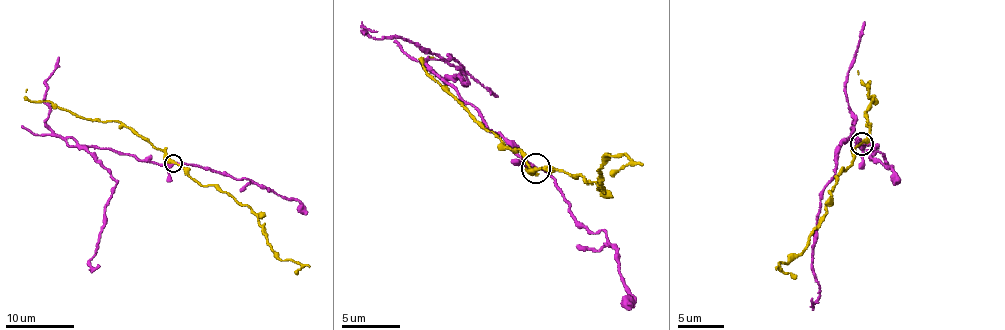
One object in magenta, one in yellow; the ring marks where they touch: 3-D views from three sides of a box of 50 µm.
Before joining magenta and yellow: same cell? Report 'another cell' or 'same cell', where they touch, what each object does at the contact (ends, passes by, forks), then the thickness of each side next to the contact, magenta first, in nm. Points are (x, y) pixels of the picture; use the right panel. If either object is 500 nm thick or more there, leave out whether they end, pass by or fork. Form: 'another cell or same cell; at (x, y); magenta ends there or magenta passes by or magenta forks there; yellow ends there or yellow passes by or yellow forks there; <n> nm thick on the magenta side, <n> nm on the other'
another cell; at (862, 143); magenta forks there; yellow passes by; 280 nm thick on the magenta side, 220 nm on the other

